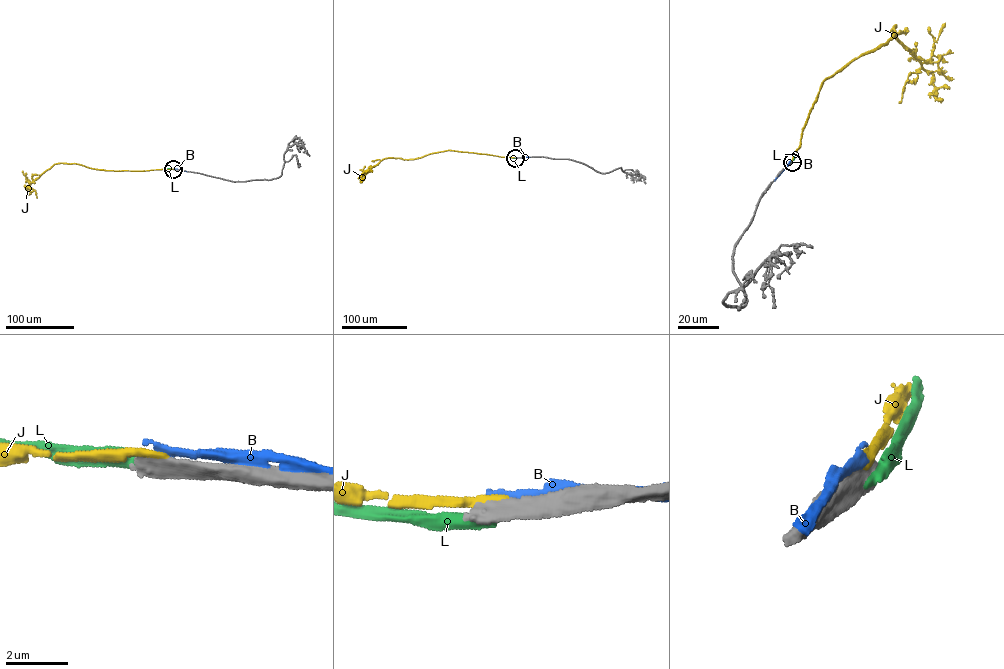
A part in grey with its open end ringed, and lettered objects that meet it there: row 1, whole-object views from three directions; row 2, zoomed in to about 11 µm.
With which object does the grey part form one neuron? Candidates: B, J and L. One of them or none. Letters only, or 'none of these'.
none of these

